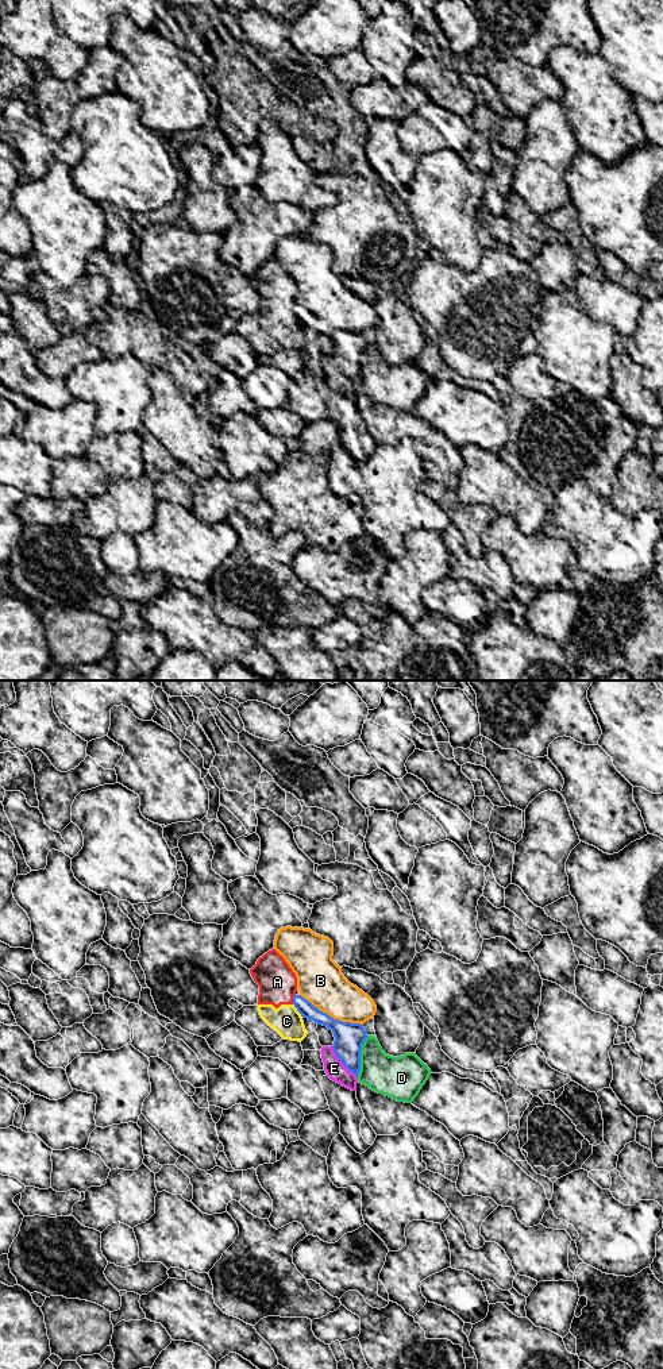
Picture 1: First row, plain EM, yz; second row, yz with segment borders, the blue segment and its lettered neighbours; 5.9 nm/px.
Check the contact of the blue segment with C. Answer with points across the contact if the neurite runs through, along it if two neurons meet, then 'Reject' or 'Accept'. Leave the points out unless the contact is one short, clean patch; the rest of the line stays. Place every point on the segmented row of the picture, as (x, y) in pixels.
Boundary: yz (293, 1003), (301, 1017). Reject

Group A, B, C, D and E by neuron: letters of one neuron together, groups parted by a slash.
A C / B / D / E

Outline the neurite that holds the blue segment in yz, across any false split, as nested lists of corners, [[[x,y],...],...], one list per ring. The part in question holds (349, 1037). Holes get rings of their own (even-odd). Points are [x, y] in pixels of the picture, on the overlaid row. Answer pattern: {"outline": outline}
{"outline": [[[301,995],[293,996],[293,1004],[301,1017],[308,1018],[317,1025],[327,1026],[334,1033],[335,1041],[332,1049],[336,1057],[358,1077],[361,1071],[361,1050],[367,1038],[363,1025],[334,1019]]]}

